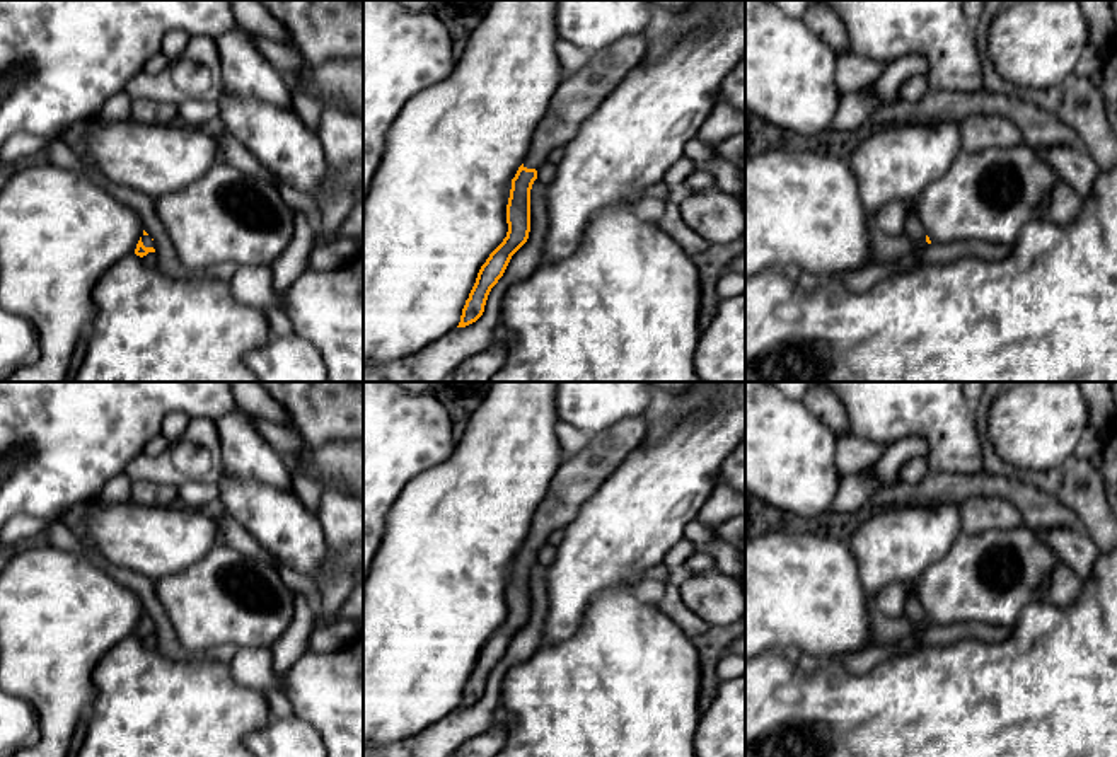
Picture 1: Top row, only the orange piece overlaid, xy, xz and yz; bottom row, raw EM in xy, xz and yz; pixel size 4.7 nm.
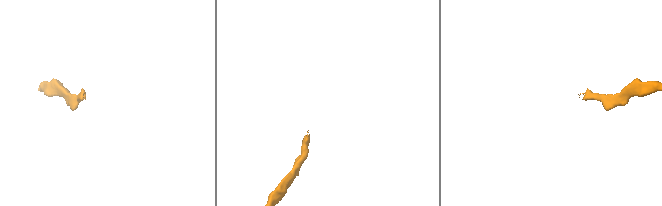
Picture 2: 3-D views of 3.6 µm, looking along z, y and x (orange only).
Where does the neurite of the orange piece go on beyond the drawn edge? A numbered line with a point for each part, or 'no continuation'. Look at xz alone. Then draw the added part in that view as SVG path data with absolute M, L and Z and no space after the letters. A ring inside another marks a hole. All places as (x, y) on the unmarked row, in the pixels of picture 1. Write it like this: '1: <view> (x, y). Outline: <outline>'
1: xz (577, 479). Outline: M648 416L619 421L592 435L590 445L573 459L564 459L549 491L535 510L524 549L539 551L553 532L563 532L605 479L634 452L646 435Z

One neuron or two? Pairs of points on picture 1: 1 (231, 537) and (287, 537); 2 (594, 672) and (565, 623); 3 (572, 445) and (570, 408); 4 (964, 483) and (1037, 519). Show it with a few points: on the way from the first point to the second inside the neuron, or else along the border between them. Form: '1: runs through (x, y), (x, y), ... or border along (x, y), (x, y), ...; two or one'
1: border along (224, 510), (278, 561); two
2: border along (594, 600), (582, 626), (572, 636), (541, 648); two
3: border along (560, 420), (590, 435); two
4: runs through (983, 485), (1008, 488), (1022, 500); one

